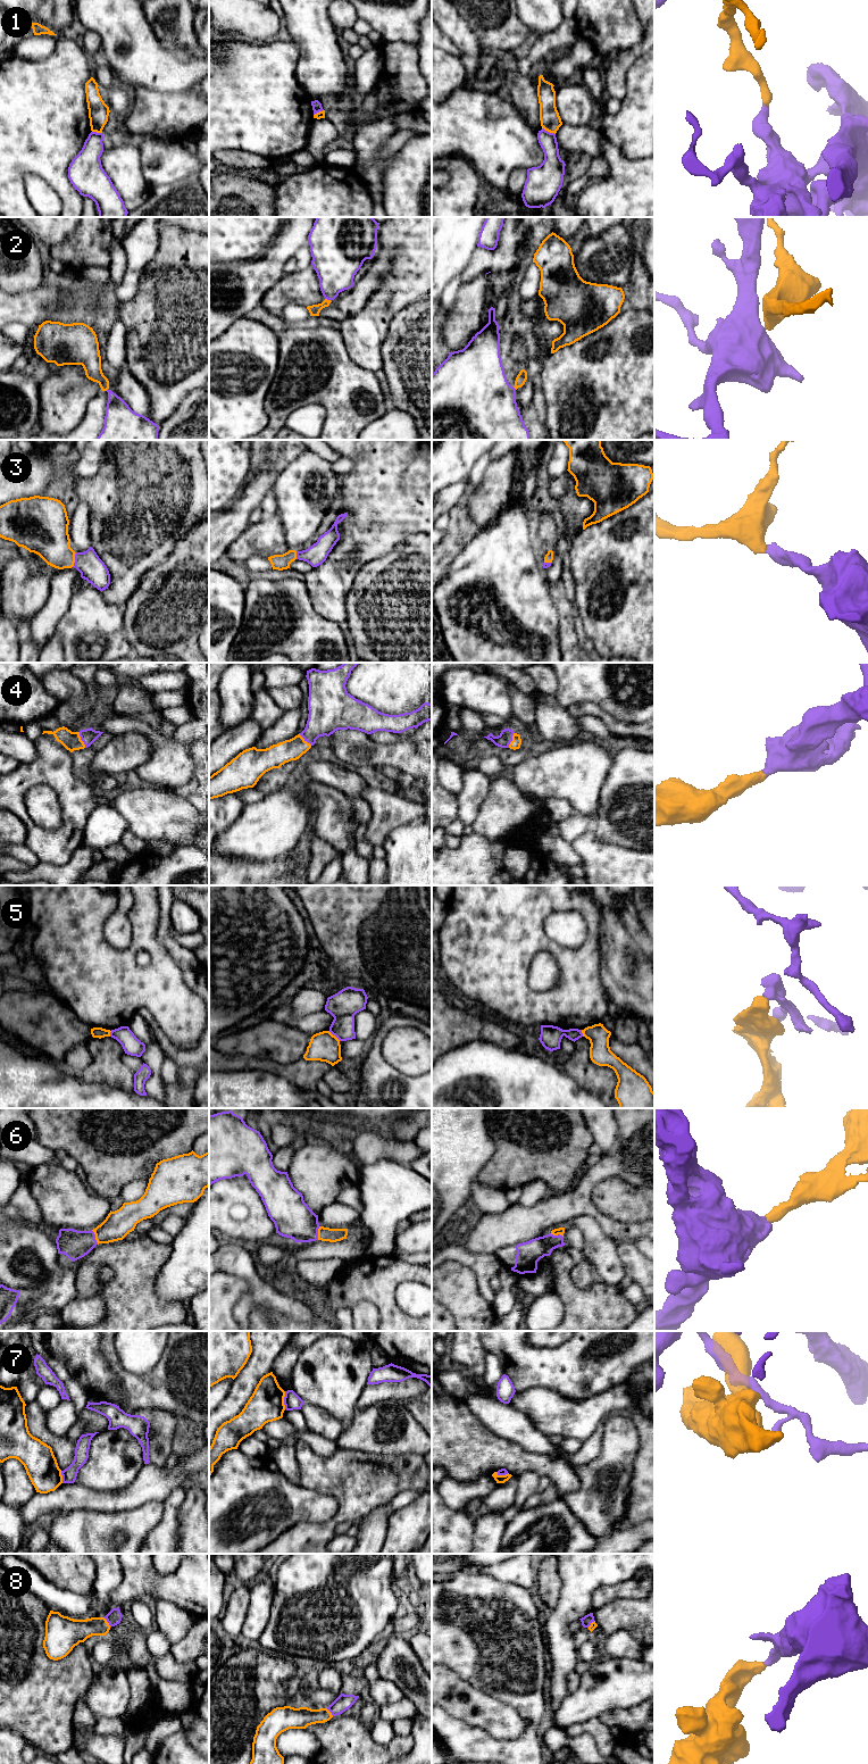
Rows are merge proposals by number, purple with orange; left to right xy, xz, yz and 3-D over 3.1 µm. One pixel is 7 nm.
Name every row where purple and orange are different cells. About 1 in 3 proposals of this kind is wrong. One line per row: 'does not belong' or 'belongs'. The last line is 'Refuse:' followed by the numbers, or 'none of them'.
1: does not belong
2: does not belong
3: belongs
4: belongs
5: does not belong
6: belongs
7: does not belong
8: belongs
Refuse: 1, 2, 5, 7

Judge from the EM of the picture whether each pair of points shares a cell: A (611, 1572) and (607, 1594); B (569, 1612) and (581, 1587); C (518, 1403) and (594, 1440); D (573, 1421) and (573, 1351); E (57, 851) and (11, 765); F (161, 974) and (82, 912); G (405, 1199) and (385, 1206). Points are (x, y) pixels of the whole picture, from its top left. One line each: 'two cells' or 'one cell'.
A: two cells
B: one cell
C: two cells
D: two cells
E: two cells
F: one cell
G: one cell

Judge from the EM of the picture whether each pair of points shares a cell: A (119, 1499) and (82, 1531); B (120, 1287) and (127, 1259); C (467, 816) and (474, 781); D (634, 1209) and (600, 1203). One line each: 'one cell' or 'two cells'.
A: two cells
B: one cell
C: one cell
D: one cell

